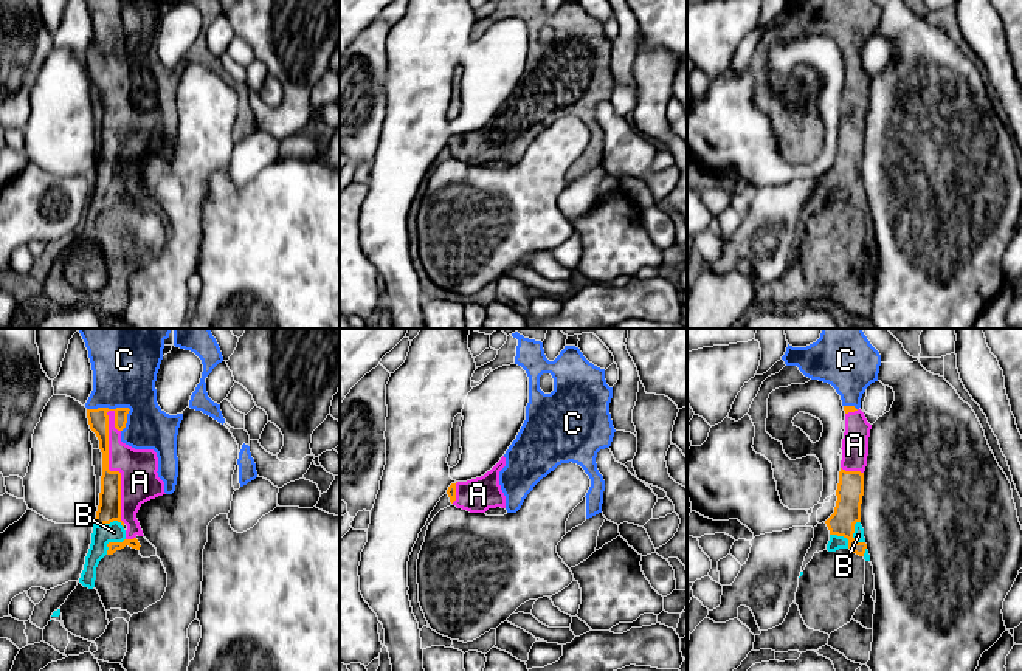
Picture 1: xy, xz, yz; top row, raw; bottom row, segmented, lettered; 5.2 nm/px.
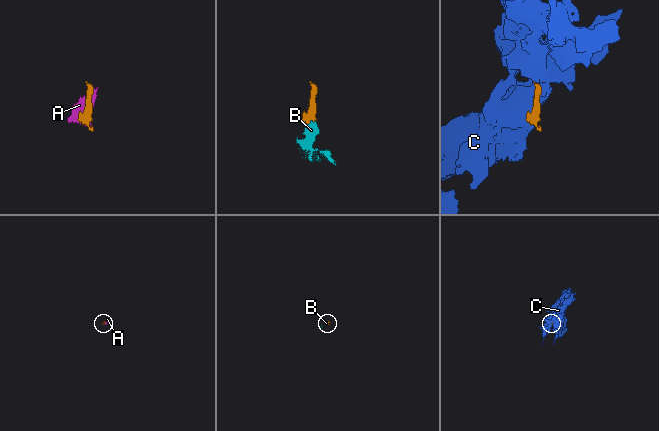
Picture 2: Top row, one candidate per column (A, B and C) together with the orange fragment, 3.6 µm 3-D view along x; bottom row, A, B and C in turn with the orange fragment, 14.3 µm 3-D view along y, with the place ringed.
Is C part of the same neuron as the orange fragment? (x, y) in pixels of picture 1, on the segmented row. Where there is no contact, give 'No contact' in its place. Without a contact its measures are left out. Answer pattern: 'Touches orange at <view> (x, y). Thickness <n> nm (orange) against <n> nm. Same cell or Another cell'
Touches orange at xy (107, 408). Thickness 110 nm (orange) against 340 nm. Same cell

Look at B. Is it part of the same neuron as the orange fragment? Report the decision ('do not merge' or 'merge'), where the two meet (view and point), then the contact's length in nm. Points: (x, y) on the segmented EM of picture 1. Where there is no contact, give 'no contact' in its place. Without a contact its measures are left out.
merge; meets orange in xy at (109, 523); contact 160 nm long

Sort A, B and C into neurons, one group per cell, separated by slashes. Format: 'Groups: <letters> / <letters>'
Groups: A B C

